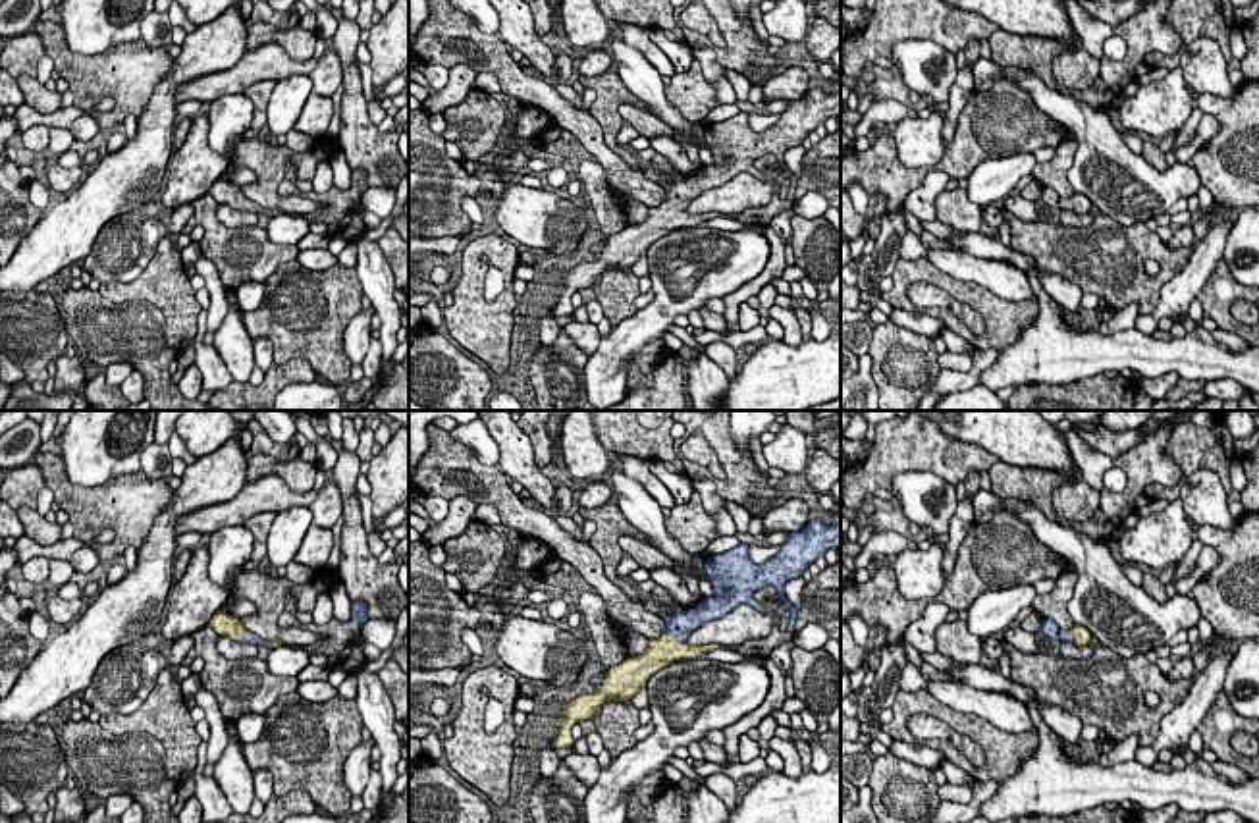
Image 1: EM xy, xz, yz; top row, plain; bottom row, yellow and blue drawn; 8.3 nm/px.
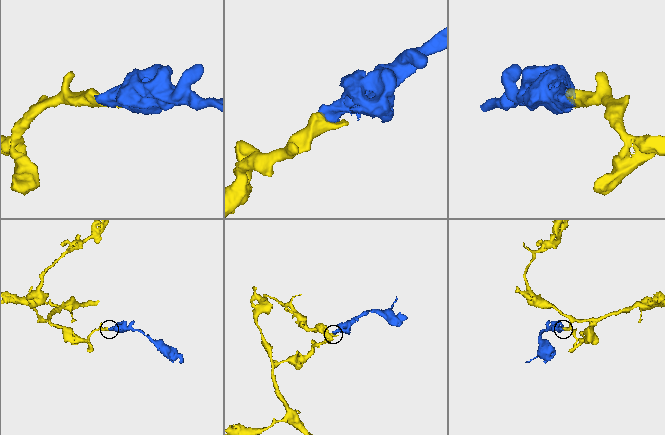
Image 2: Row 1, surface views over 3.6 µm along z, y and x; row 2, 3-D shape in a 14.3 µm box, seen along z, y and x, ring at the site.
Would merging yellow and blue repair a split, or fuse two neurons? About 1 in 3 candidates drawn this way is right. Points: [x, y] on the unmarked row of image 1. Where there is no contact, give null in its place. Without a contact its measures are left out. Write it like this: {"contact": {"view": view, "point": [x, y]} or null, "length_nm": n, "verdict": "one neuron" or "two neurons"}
{"contact": {"view": "xz", "point": [673, 207]}, "length_nm": 200, "verdict": "one neuron"}

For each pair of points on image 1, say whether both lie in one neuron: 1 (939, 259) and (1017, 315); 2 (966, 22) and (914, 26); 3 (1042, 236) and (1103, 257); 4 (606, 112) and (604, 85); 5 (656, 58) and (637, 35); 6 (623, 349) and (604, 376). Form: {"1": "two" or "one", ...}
{"1": "two", "2": "one", "3": "one", "4": "one", "5": "one", "6": "one"}

